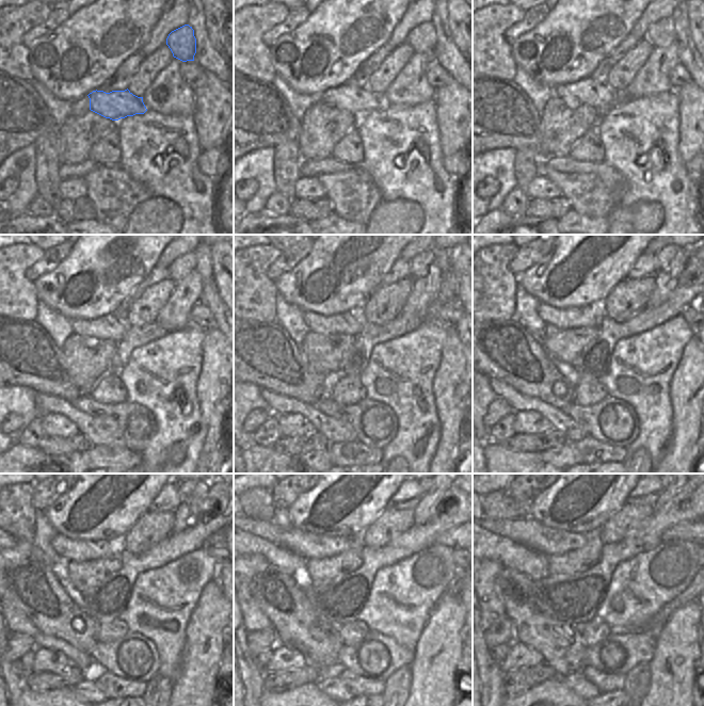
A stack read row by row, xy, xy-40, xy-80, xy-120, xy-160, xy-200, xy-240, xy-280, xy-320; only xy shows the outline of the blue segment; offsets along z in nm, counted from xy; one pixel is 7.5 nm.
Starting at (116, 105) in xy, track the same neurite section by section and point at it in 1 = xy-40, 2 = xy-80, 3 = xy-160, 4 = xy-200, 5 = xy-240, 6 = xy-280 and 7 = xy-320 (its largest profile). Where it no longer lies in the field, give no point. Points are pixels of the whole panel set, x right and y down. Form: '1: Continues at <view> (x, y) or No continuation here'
1: Continues at xy-40 (355, 100)
2: Continues at xy-80 (588, 91)
3: Continues at xy-160 (351, 322)
4: Continues at xy-200 (591, 315)
5: Continues at xy-240 (68, 548)
6: Continues at xy-280 (307, 545)
7: Continues at xy-320 (527, 531).

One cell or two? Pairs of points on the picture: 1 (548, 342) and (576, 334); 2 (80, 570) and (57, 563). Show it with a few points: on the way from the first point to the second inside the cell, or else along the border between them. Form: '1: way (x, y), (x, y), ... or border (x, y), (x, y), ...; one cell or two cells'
1: way (555, 342), (568, 342), (570, 340); one cell
2: border (69, 561), (66, 567), (65, 584); two cells

